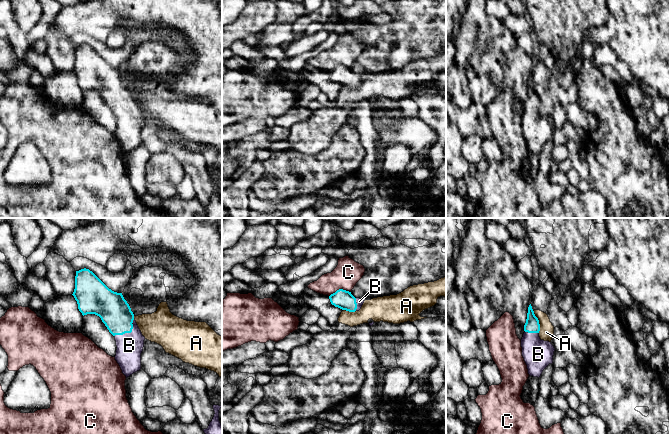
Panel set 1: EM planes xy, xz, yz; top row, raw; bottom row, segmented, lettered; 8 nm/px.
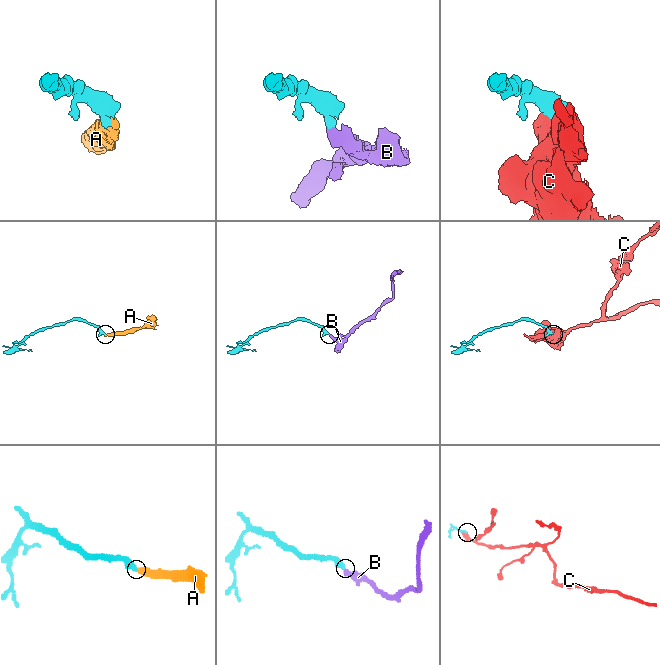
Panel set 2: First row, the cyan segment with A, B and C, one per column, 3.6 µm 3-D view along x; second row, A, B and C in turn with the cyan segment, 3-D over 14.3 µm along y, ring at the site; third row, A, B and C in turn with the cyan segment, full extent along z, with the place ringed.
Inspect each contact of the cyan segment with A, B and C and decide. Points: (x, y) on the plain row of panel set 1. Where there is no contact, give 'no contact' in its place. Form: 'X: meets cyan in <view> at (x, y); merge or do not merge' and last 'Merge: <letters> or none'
A: meets cyan in yz at (538, 98); do not merge
B: meets cyan in xy at (128, 108); merge
C: meets cyan in xz at (339, 65); do not merge
Merge: B

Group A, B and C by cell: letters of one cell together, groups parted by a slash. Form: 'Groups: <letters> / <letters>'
Groups: A / B / C

